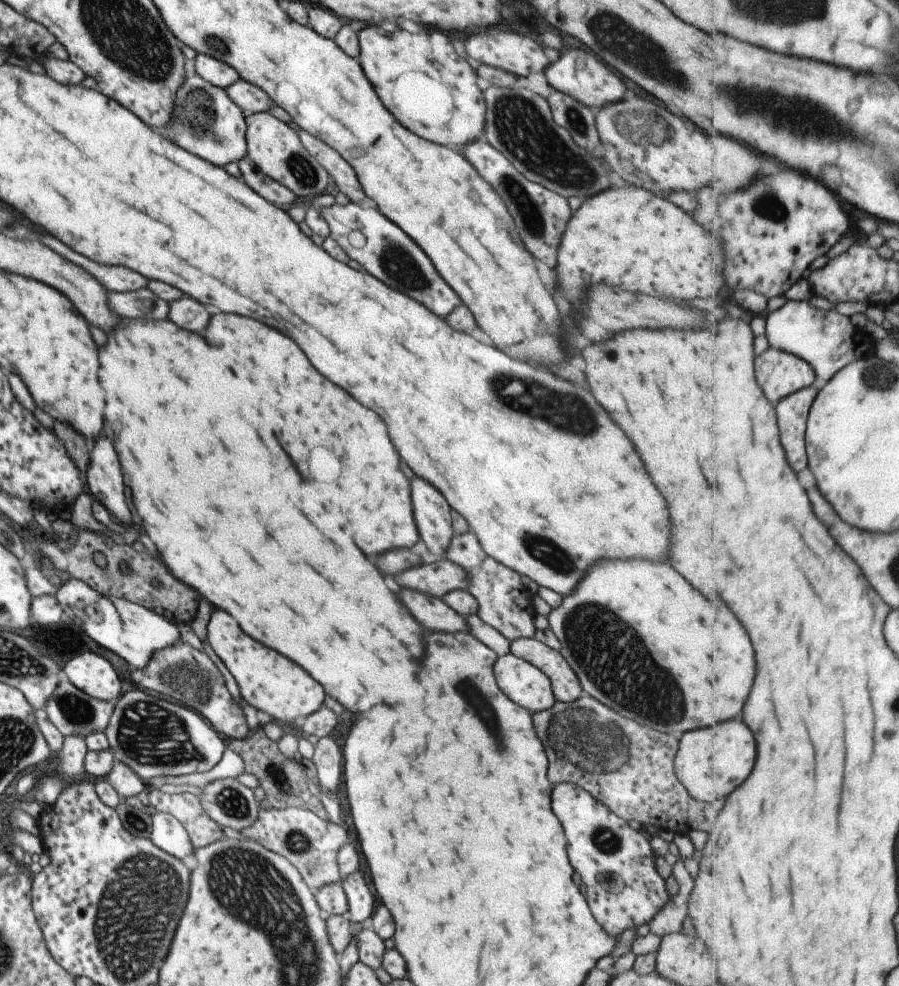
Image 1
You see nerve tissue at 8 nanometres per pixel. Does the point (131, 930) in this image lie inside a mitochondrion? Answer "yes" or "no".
yes

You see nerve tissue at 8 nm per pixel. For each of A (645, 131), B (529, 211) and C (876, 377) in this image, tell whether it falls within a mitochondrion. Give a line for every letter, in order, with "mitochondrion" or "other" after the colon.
A: mitochondrion
B: mitochondrion
C: mitochondrion

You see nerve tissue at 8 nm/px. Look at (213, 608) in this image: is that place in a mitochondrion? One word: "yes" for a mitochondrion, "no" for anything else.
no

